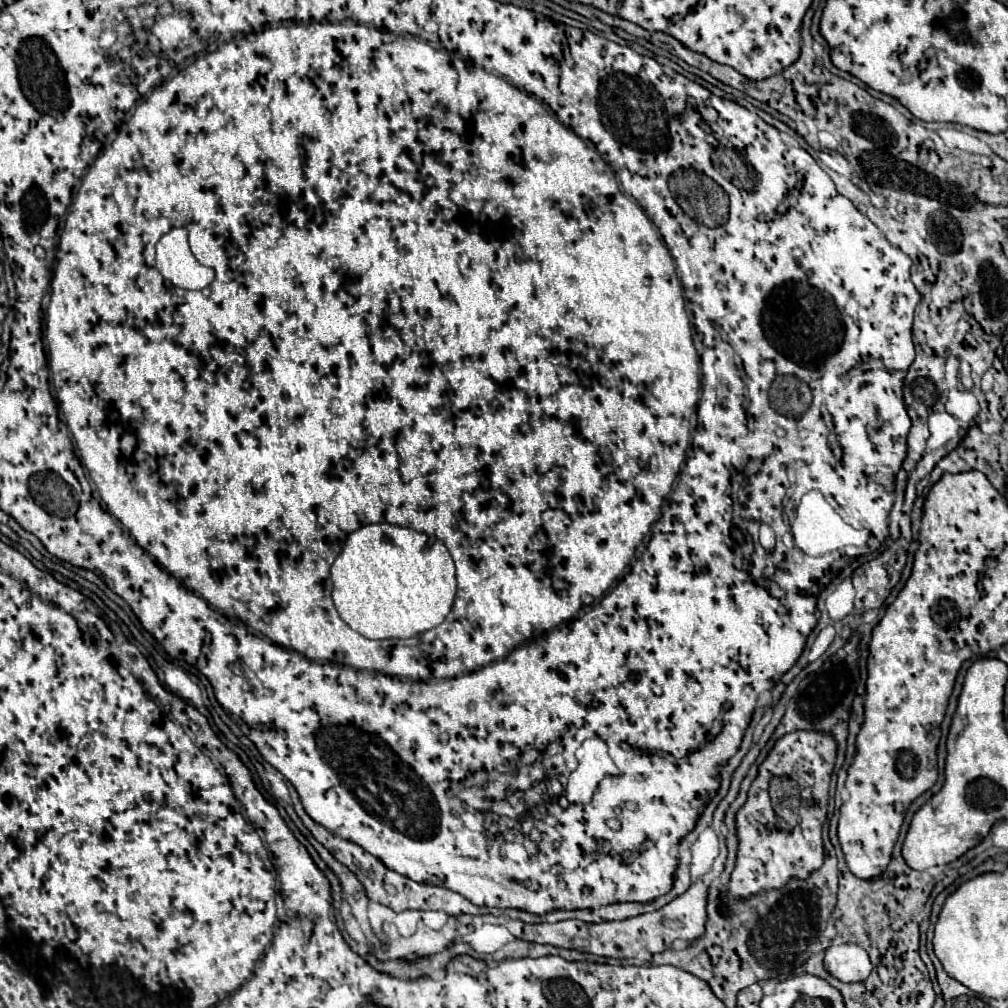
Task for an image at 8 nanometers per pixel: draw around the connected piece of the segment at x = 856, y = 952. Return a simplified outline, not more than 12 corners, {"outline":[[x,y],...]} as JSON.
{"outline":[[858,944],[830,946],[824,966],[840,982],[872,972]]}

